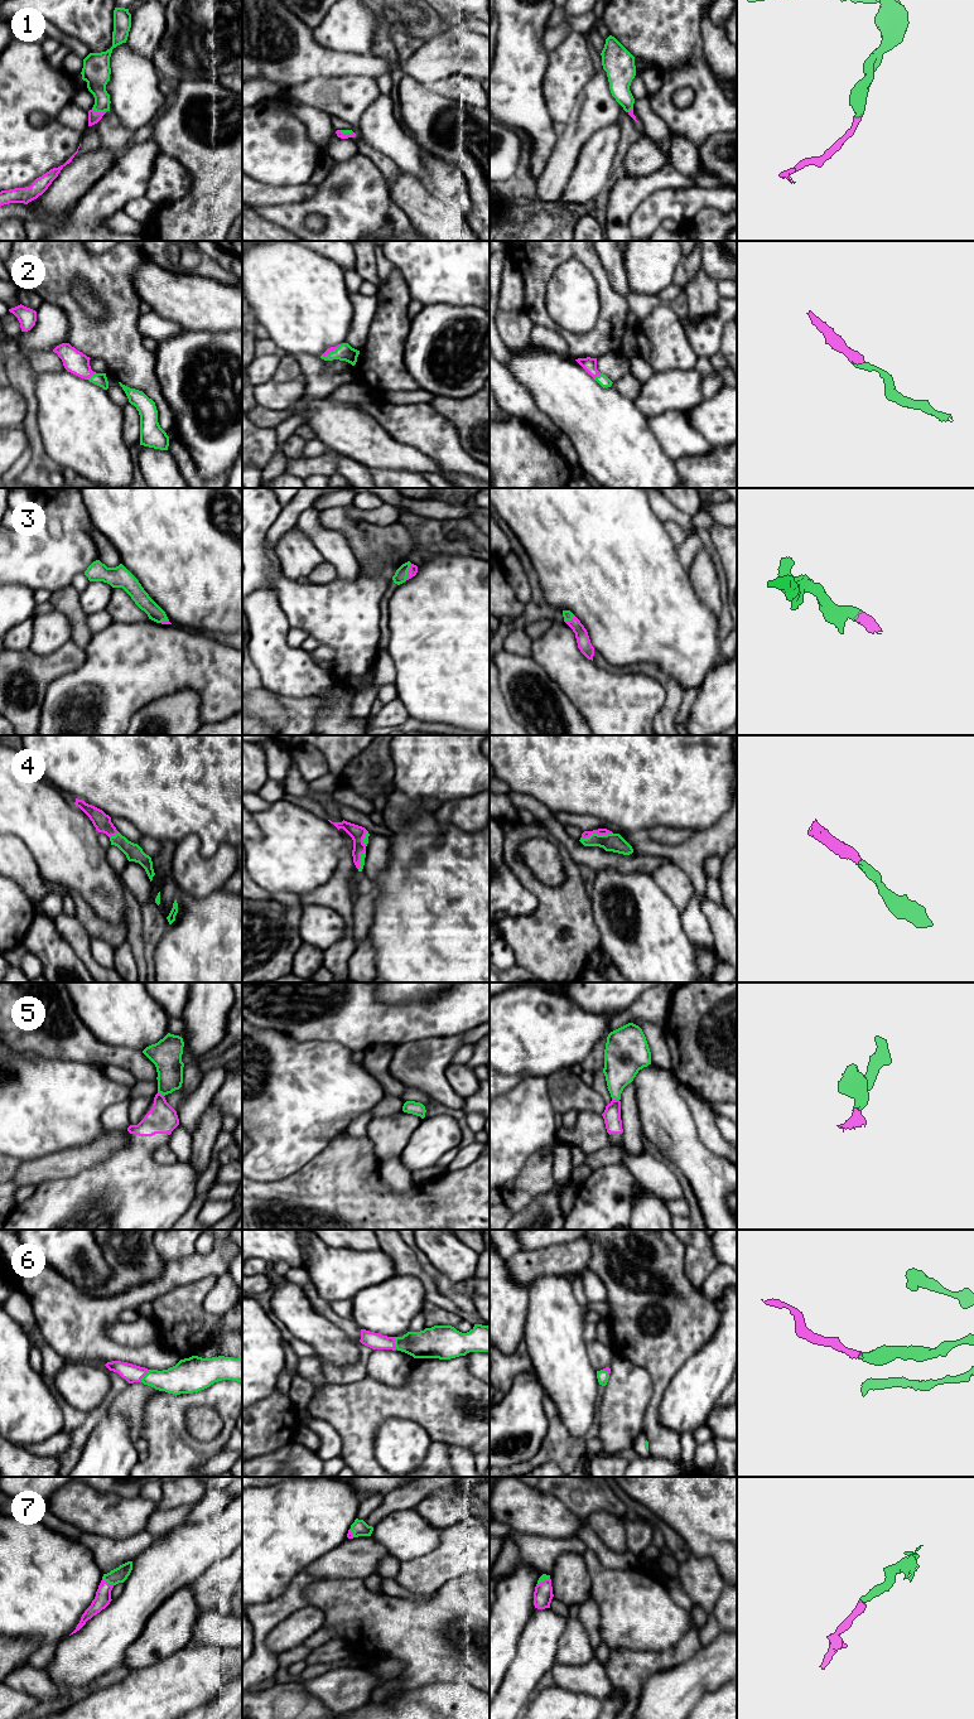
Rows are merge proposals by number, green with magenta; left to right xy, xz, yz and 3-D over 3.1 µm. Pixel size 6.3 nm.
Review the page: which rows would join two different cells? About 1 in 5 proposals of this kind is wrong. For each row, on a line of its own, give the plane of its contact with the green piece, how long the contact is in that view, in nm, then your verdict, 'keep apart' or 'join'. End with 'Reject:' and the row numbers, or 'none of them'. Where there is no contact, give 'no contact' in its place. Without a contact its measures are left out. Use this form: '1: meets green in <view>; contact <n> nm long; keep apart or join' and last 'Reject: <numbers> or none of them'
1: meets green in xy; contact 100 nm long; join
2: meets green in xy; contact 80 nm long; join
3: meets green in xz; contact 110 nm long; join
4: meets green in yz; contact 220 nm long; join
5: meets green in yz; contact 50 nm long; join
6: meets green in xy; contact 90 nm long; join
7: meets green in xy; contact 90 nm long; join
Reject: none of them

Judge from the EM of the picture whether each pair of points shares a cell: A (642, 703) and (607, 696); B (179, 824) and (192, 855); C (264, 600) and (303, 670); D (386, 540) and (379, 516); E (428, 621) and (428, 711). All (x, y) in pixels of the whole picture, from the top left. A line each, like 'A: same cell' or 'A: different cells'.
A: same cell
B: different cells
C: same cell
D: different cells
E: same cell

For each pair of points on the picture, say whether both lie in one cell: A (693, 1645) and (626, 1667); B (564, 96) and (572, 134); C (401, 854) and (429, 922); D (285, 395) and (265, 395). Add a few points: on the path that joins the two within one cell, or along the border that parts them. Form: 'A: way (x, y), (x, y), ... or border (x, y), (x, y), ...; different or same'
A: way (676, 1655), (664, 1661), (642, 1664); same
B: border (580, 90), (573, 112), (565, 124); different
C: way (418, 870), (424, 877), (429, 888), (429, 906); same
D: way (280, 395), (270, 395); same

